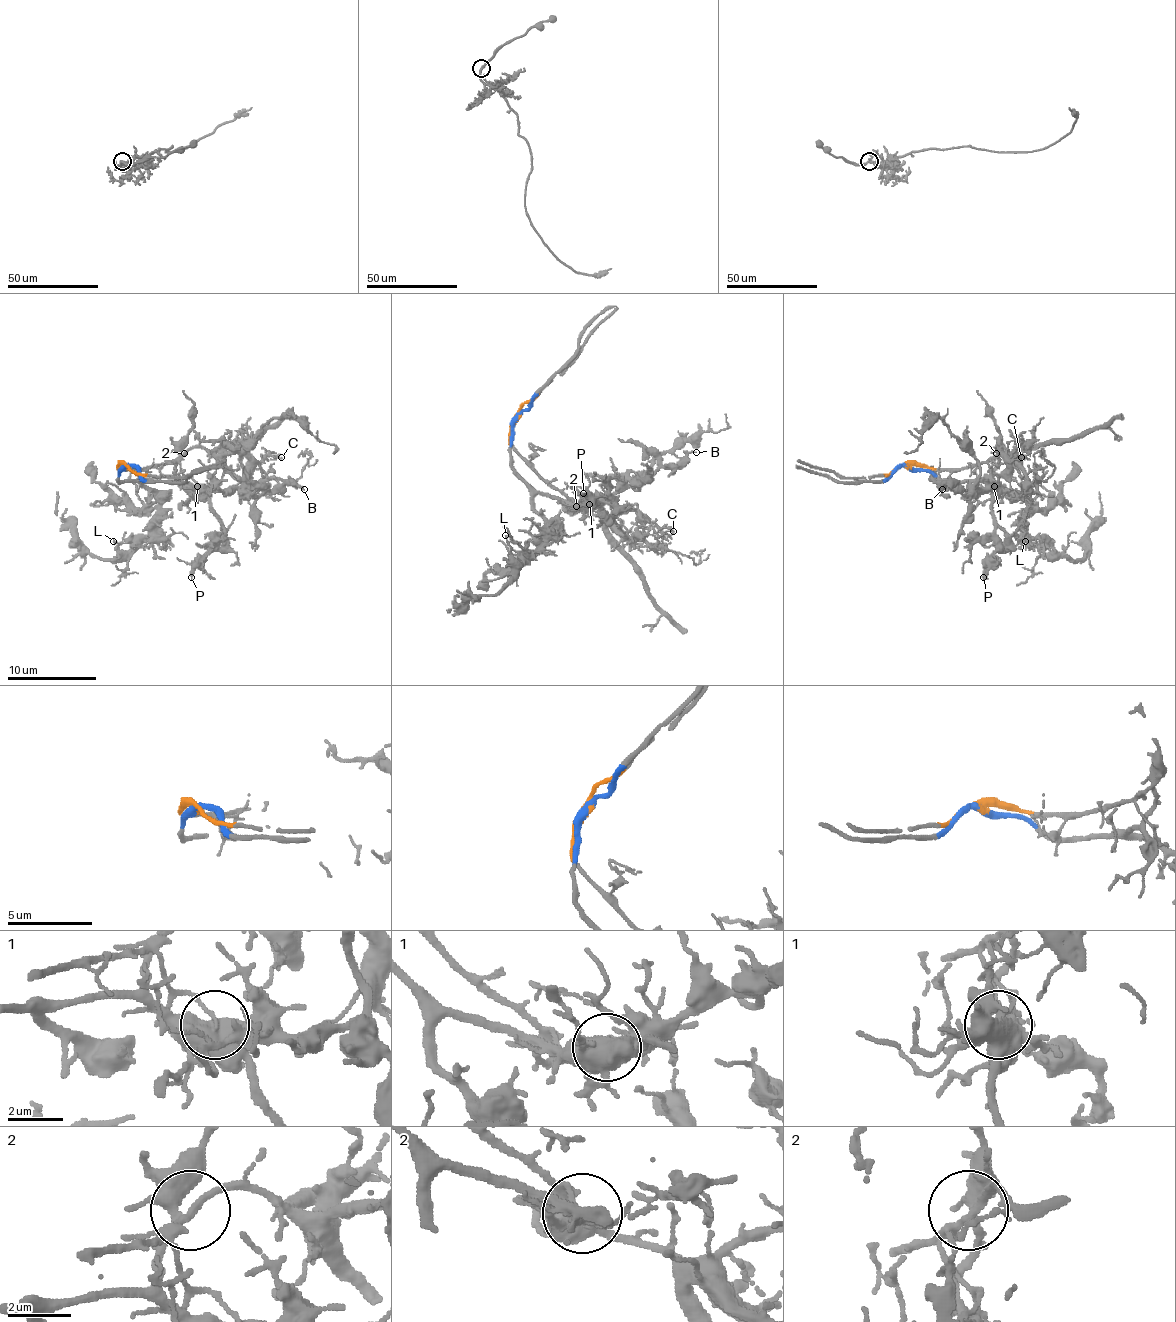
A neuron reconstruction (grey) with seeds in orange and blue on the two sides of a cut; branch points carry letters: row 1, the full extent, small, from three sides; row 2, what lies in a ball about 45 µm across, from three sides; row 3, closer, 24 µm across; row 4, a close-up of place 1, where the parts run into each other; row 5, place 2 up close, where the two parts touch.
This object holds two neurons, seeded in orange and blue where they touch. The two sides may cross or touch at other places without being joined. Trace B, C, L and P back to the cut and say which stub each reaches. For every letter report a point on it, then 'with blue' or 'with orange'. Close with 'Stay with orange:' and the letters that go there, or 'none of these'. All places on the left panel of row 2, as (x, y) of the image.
B: place (304, 489); with blue
C: place (281, 457); with orange
L: place (113, 541); with blue
P: place (191, 577); with blue
Stay with orange: C

